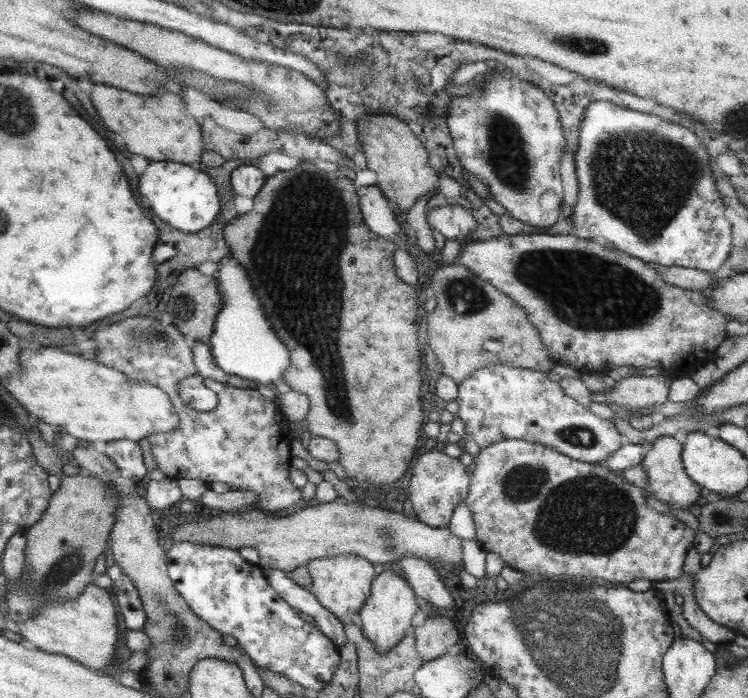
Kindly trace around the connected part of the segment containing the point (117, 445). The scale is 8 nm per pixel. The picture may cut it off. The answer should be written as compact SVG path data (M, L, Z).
M110 440L106 444L106 452L125 475L140 483L147 482L148 469L144 465L142 449L137 442L130 440Z

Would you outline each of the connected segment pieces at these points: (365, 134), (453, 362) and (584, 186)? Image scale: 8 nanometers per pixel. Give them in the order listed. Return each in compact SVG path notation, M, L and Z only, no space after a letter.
M369 112L368 116L356 120L361 150L367 162L367 168L377 174L376 185L384 196L390 200L394 212L408 213L418 198L439 190L438 174L428 162L427 148L422 146L421 139L412 134L412 129L402 120L384 114Z
M454 262L451 265L445 264L437 270L433 275L431 289L435 293L437 308L429 318L431 326L428 328L427 339L432 354L436 354L437 360L441 362L442 369L438 370L438 374L449 376L460 385L474 371L501 361L504 365L552 371L555 362L546 353L541 334L530 322L527 312L508 295L497 290L492 283L481 279L468 267Z
M592 102L586 107L578 136L578 148L574 152L574 163L579 194L573 208L573 214L570 216L572 217L572 225L574 225L572 234L578 234L580 230L584 229L588 232L589 238L600 238L609 246L613 246L617 250L648 264L696 269L712 275L718 271L718 268L726 262L726 258L730 254L732 226L724 218L726 206L722 204L724 200L720 200L719 191L716 192L716 182L710 176L710 173L712 173L711 168L708 170L708 150L698 144L696 136L688 128L682 128L680 124L664 122L662 118L652 116L652 114L622 108L622 106L612 102Z

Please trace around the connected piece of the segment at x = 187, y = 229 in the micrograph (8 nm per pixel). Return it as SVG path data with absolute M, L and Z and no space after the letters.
M152 162L140 178L140 192L148 198L150 208L172 228L185 234L209 228L220 212L217 183L204 170L194 170L180 162Z

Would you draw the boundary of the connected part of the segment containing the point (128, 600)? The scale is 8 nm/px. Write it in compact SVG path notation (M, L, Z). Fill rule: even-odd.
M112 565L105 572L113 580L114 594L118 599L118 609L128 630L140 630L146 622L146 611L138 597L138 589L129 576L122 573L120 565Z

